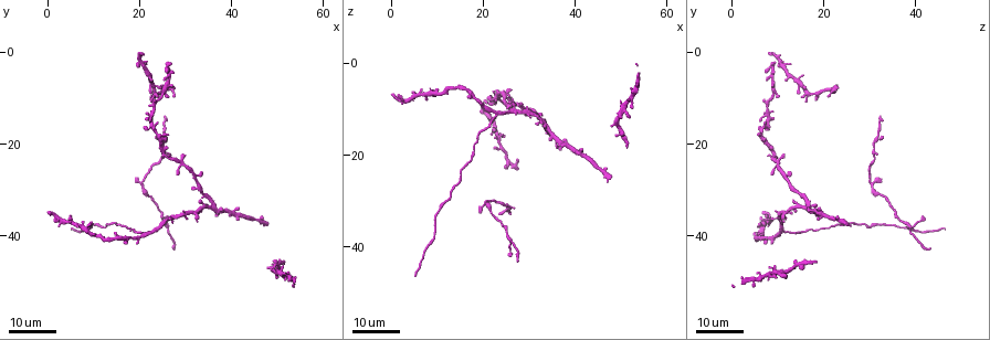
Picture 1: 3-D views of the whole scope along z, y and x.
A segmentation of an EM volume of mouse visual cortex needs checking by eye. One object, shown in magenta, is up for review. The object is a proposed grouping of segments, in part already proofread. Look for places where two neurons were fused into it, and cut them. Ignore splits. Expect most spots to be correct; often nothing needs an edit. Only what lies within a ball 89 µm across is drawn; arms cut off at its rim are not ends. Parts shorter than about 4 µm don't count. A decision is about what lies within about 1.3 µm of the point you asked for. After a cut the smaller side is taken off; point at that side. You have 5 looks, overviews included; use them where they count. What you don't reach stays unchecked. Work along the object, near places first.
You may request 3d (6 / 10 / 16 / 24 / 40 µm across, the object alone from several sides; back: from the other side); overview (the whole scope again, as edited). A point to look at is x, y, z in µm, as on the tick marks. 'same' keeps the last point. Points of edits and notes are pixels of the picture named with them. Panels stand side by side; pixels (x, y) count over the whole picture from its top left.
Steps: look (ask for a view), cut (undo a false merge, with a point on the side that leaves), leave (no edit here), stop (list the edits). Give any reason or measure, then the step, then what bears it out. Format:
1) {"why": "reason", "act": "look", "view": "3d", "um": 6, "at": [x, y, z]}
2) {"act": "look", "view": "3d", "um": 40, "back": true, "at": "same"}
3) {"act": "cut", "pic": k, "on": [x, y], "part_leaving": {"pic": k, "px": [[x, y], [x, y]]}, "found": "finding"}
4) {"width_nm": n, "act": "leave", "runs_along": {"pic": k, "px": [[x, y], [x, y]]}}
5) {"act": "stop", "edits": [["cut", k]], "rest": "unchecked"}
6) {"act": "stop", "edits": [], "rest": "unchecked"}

{"why": "a fork", "act": "look", "view": "3d", "um": 16, "at": [25.5, 8.0, 9.0]}

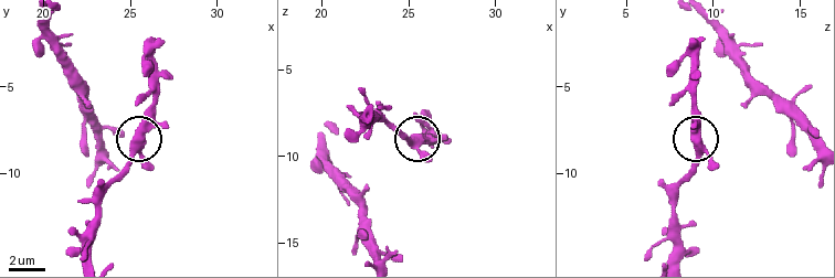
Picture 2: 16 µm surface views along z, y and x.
{"act": "look", "view": "3d", "um": 10, "at": [25.2, 8.1, 9.2]}

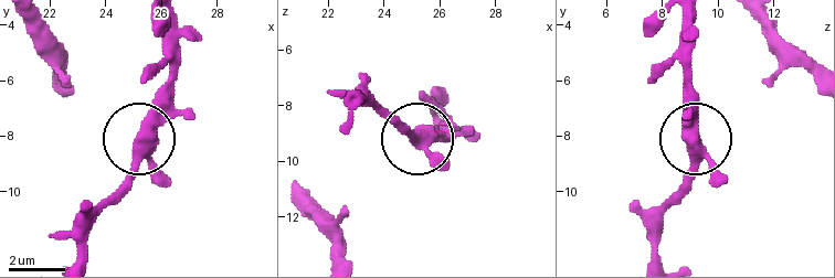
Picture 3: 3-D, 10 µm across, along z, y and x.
{"arms": 3, "act": "leave", "runs_along": {"pic": 3, "px": [[656, 258], [659, 209], [693, 166], [693, 83]]}, "found": "continuous, no second neuron"}

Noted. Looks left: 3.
{"act": "look", "view": "3d", "um": 24, "at": [21.0, 30.0, 31.5]}

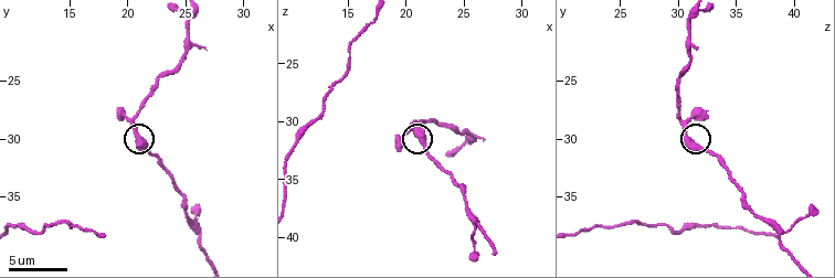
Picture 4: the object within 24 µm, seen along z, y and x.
{"act": "look", "view": "3d", "um": 6, "at": [21.6, 30.2, 31.0]}

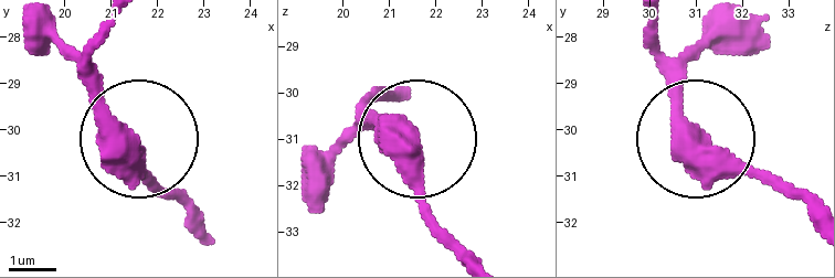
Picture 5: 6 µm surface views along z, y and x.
{"act": "leave", "found": "one neuron here"}

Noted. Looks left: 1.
{"act": "stop", "edits": [], "rest": "unchecked"}

